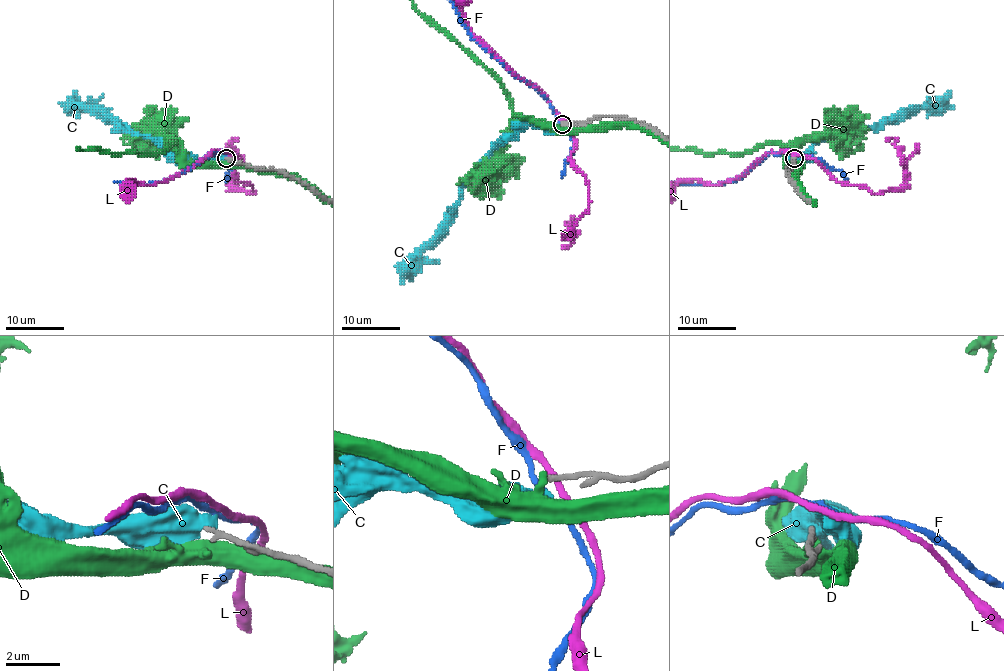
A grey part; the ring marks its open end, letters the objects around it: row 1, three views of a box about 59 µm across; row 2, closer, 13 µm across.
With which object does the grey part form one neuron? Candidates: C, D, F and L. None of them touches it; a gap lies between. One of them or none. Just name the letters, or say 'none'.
none

